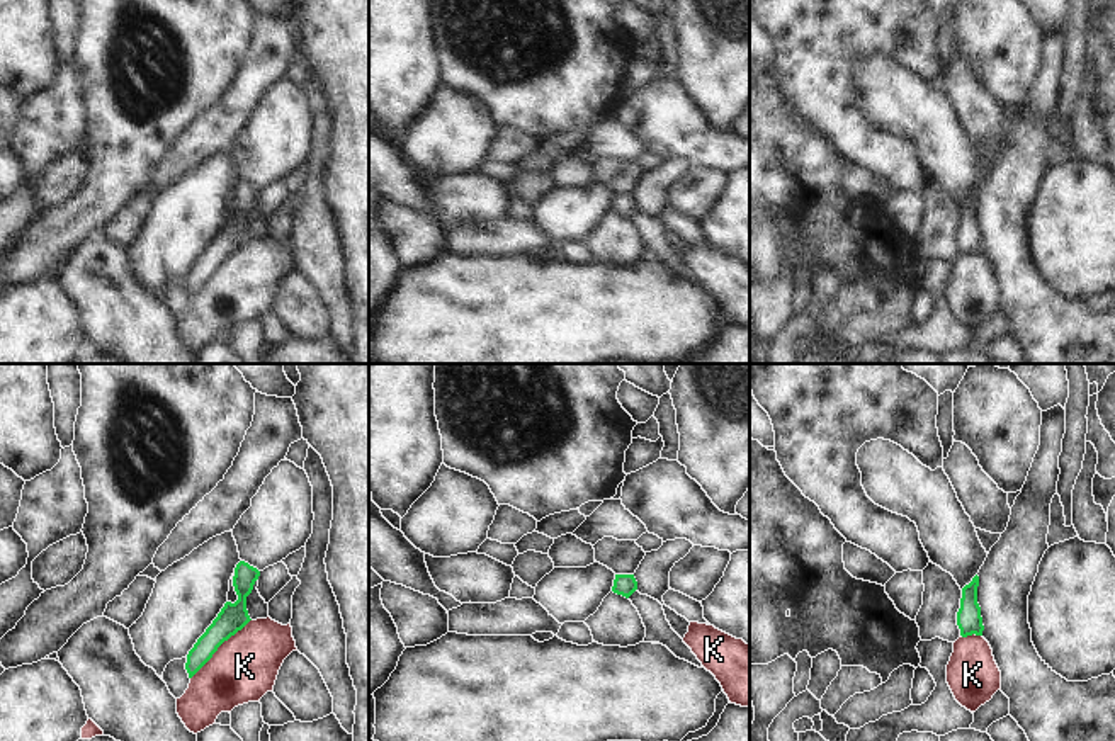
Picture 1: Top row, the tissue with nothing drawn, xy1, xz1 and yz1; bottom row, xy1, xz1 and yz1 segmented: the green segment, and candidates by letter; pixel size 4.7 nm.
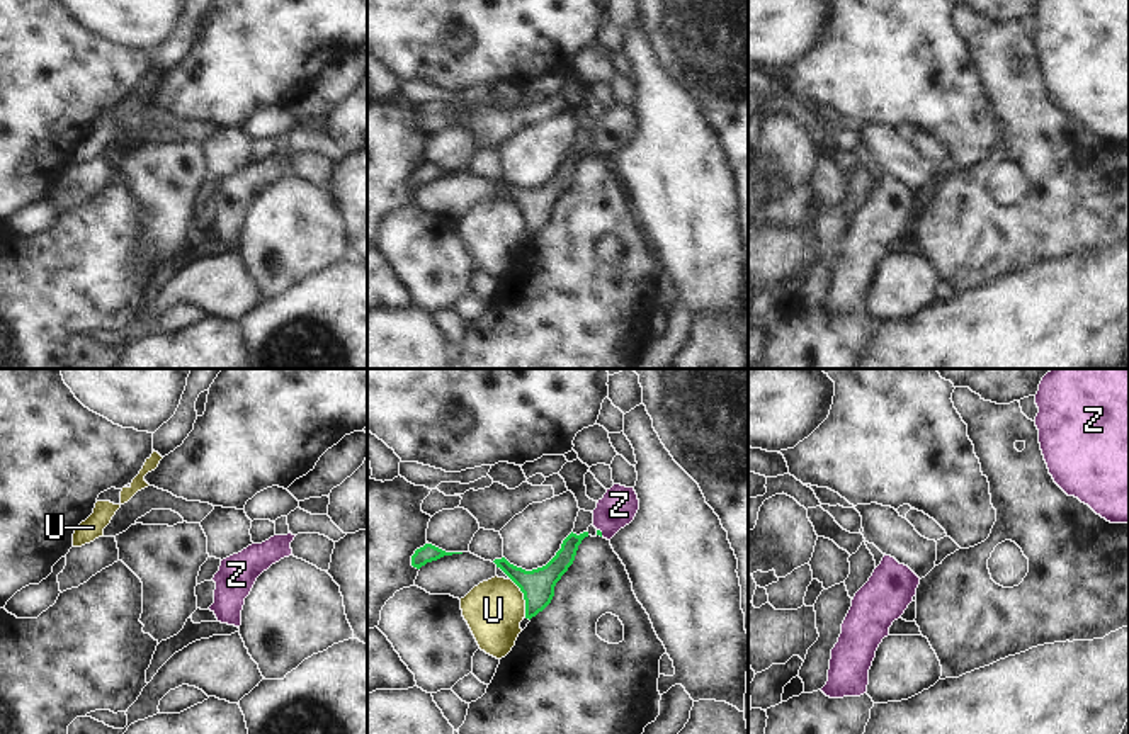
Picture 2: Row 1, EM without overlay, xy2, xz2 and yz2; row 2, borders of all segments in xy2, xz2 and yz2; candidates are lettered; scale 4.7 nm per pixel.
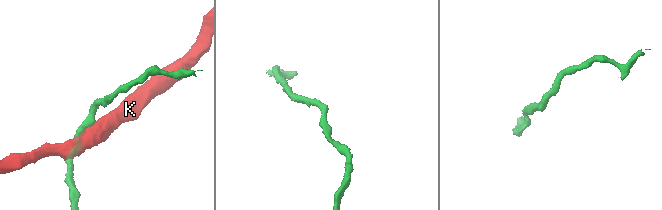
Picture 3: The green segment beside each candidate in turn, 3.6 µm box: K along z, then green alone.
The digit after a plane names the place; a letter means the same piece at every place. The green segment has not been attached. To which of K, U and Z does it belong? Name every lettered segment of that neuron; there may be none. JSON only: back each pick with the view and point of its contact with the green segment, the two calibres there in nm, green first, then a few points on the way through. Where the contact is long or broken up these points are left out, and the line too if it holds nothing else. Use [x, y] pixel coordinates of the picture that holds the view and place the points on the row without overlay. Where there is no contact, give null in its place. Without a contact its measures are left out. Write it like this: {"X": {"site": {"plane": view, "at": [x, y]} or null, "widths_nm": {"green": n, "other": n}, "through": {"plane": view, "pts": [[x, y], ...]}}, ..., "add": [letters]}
{"Z": {"site": {"plane": "xz2", "at": [601, 152]}, "widths_nm": {"green": 20, "other": 180}, "through": {"plane": "xz2", "pts": [[599, 152], [601, 152], [619, 124]]}}, "add": ["Z"]}

